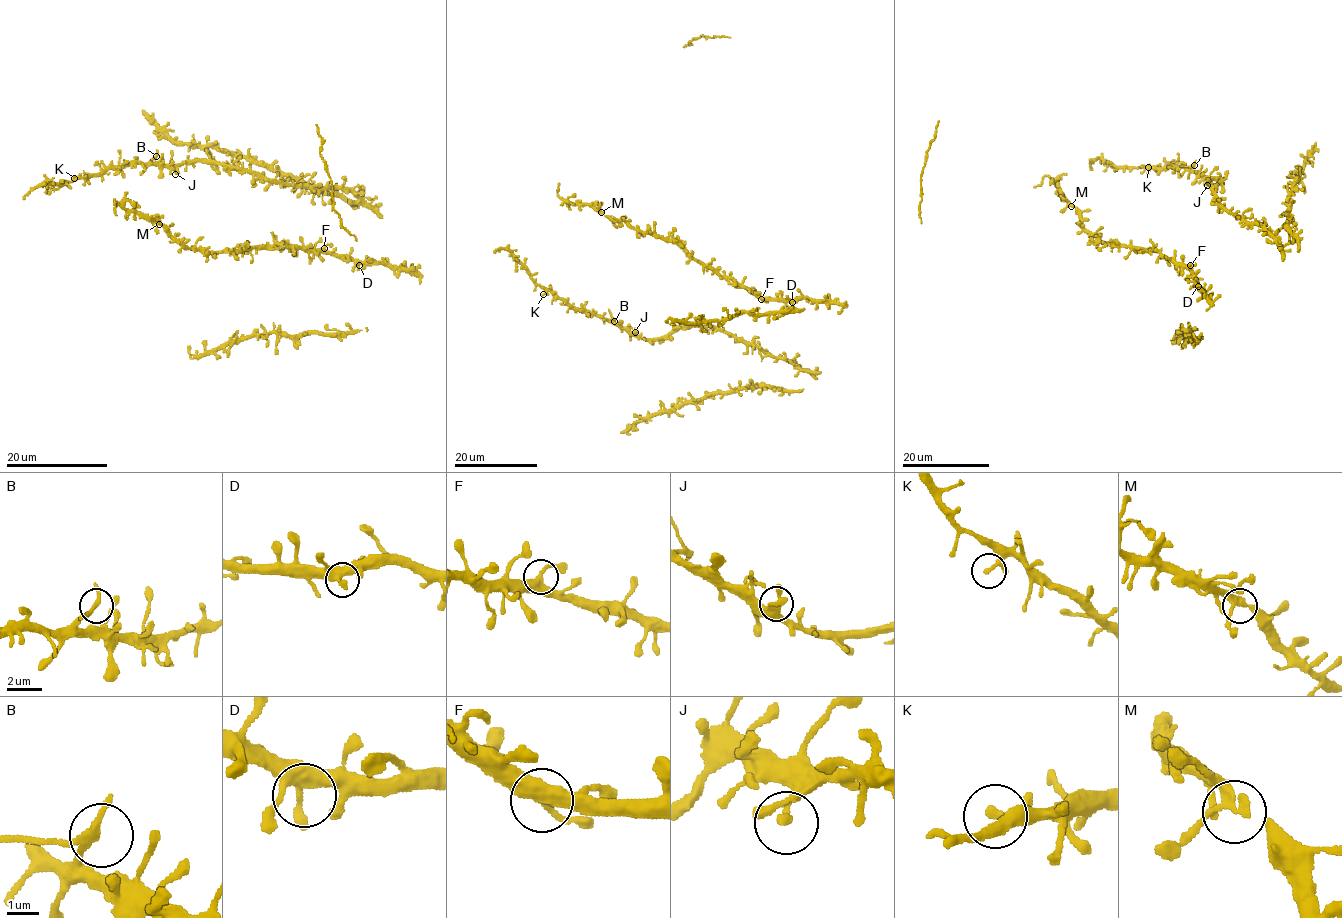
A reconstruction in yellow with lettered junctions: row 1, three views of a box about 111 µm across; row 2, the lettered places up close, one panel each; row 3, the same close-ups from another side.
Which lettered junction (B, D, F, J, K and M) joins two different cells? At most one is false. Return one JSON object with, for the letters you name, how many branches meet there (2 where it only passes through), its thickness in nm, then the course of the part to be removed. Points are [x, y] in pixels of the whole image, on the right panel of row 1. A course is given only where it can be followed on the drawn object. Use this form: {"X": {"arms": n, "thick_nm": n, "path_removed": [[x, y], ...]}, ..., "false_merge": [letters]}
{"false_merge": []}

